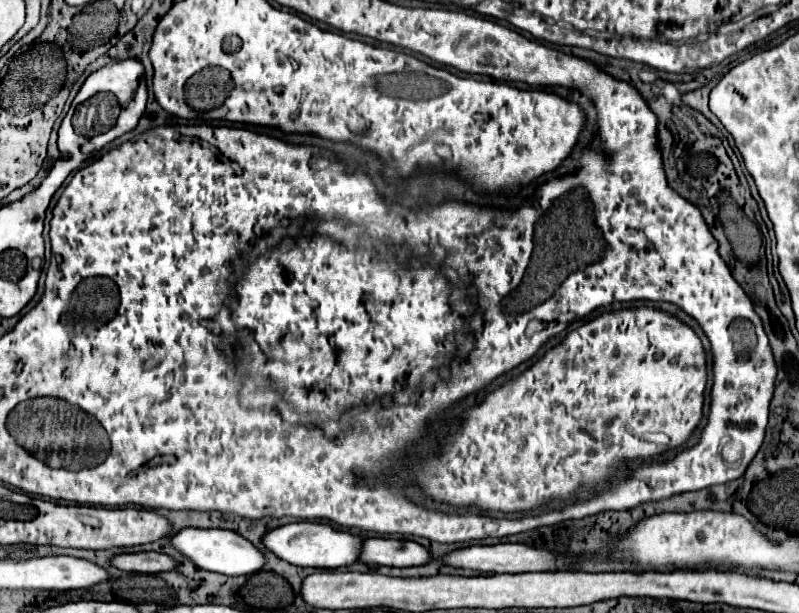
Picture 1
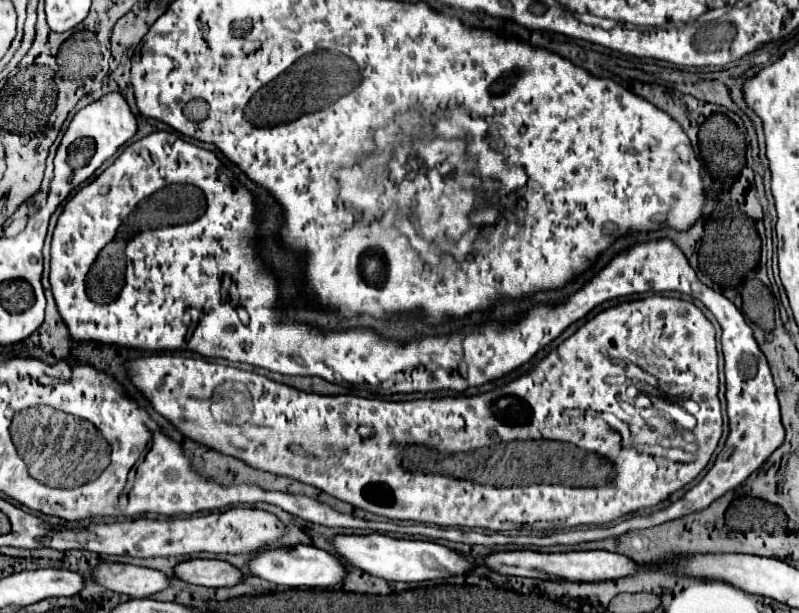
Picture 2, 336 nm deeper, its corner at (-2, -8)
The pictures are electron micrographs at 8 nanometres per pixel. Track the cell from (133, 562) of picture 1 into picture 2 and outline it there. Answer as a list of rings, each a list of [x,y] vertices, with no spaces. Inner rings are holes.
[[[186,560],[176,566],[176,576],[198,586],[214,586],[214,588],[230,588],[240,584],[246,574],[222,560]]]

